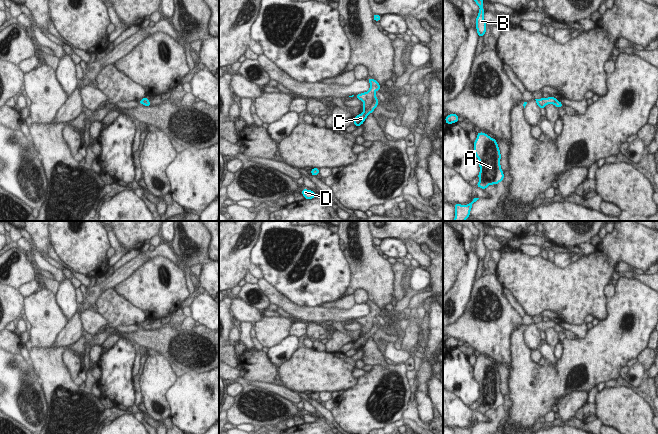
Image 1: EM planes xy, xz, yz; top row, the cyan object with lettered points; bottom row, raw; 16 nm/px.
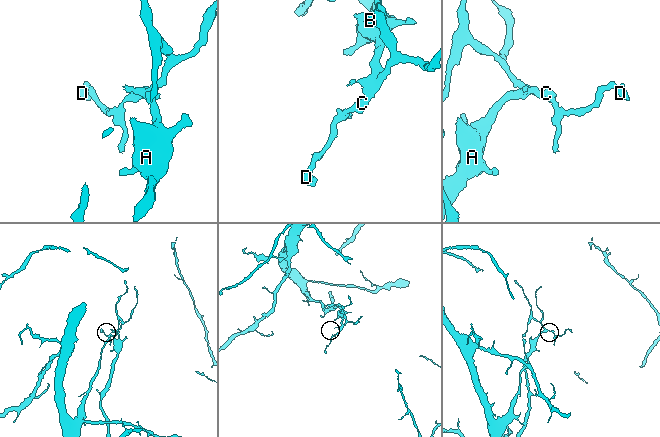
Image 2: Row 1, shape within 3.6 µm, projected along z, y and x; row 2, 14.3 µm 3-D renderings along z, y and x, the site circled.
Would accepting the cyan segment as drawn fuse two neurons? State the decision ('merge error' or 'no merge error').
merge error

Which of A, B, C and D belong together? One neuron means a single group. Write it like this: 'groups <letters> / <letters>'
groups A / B C D

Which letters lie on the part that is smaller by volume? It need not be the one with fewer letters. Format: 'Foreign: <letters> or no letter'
Foreign: A

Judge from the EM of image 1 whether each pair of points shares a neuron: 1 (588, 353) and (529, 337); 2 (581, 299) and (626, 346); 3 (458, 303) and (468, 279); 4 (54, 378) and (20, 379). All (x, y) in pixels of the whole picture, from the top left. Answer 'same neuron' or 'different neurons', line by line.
1: different neurons
2: different neurons
3: same neuron
4: different neurons

